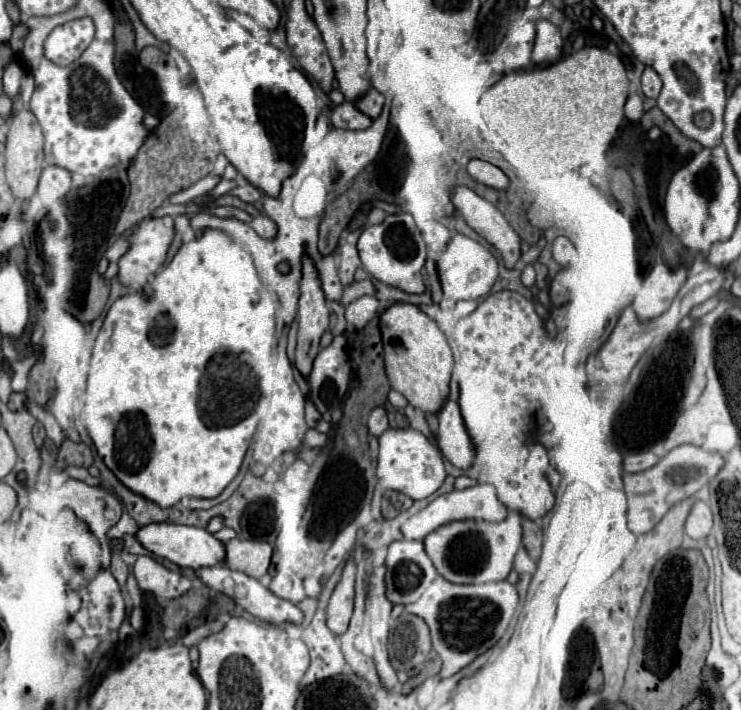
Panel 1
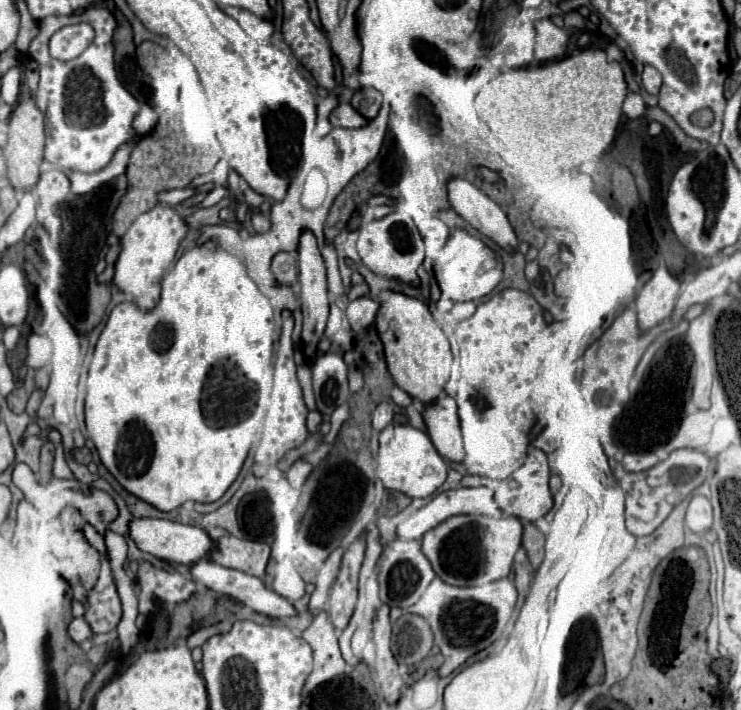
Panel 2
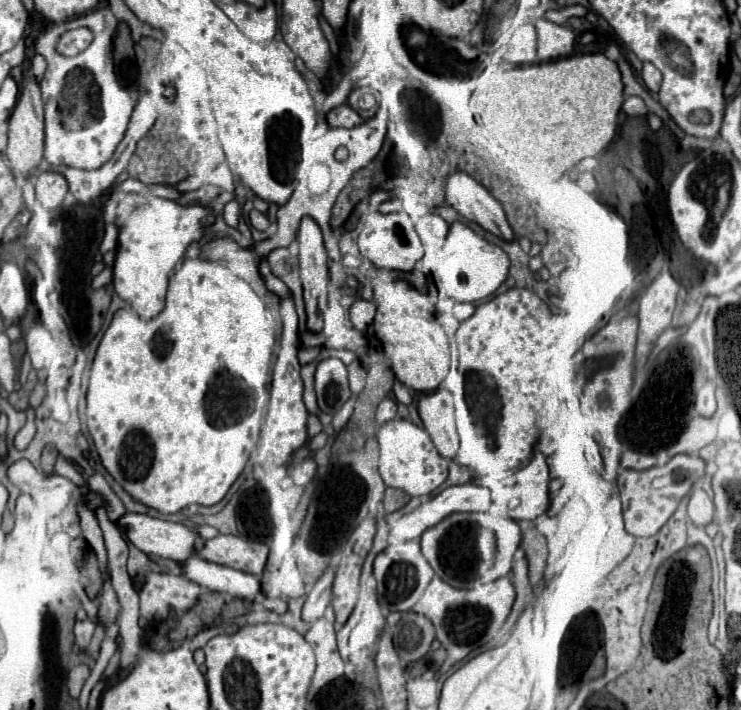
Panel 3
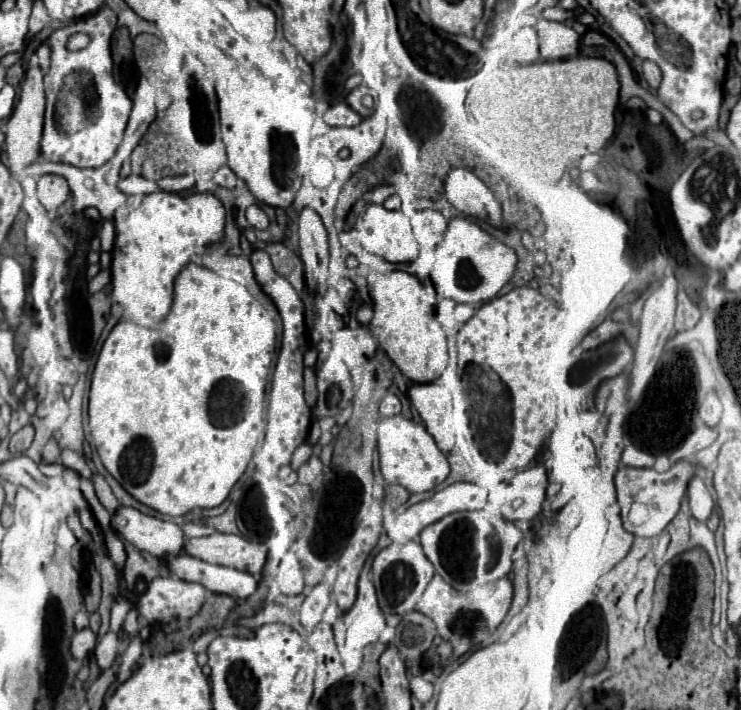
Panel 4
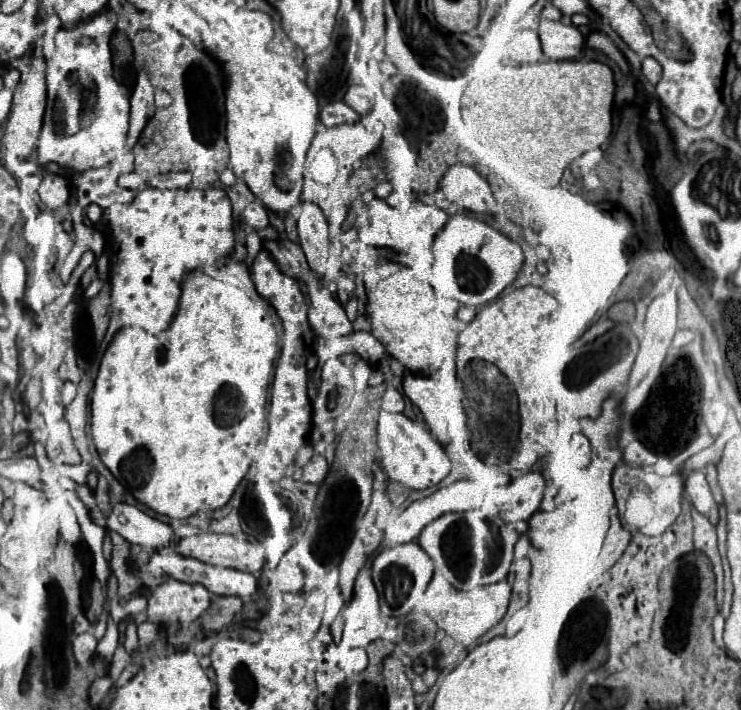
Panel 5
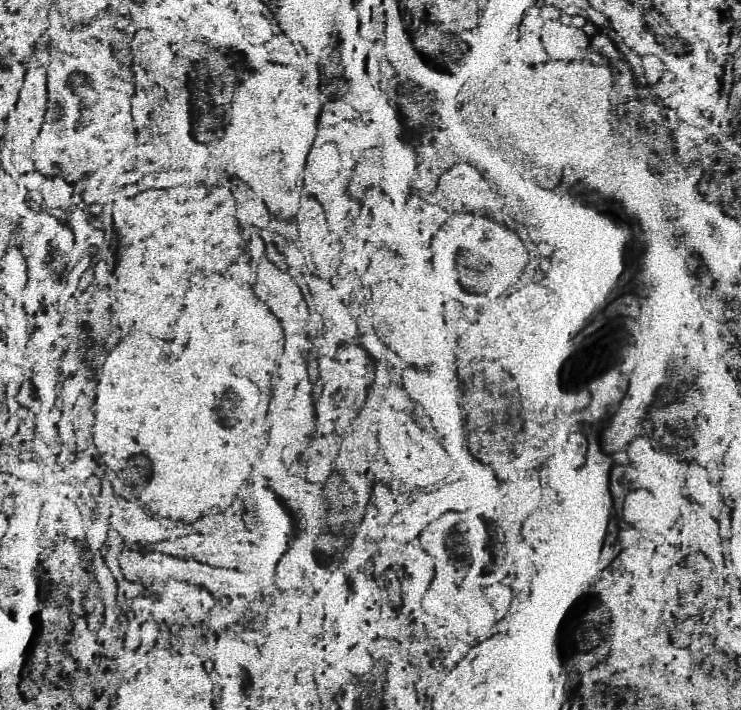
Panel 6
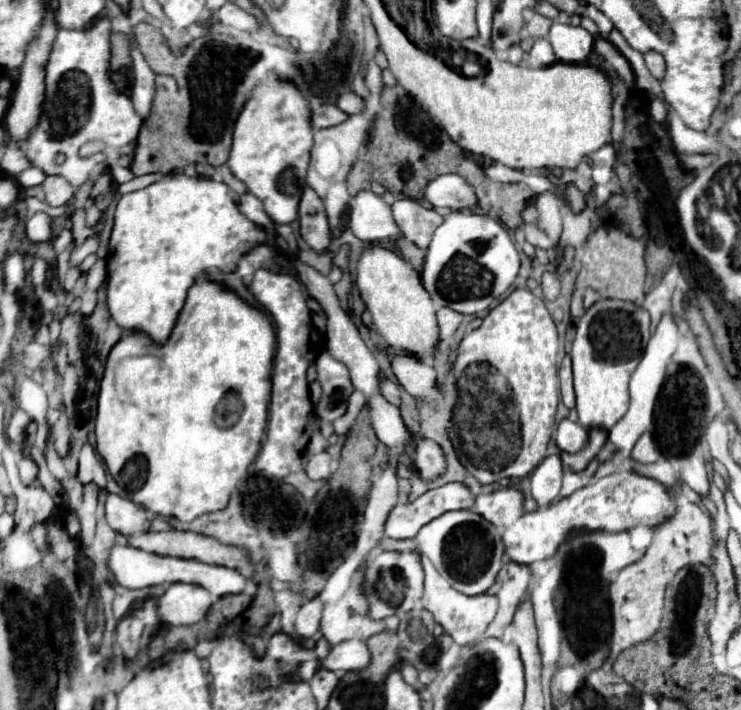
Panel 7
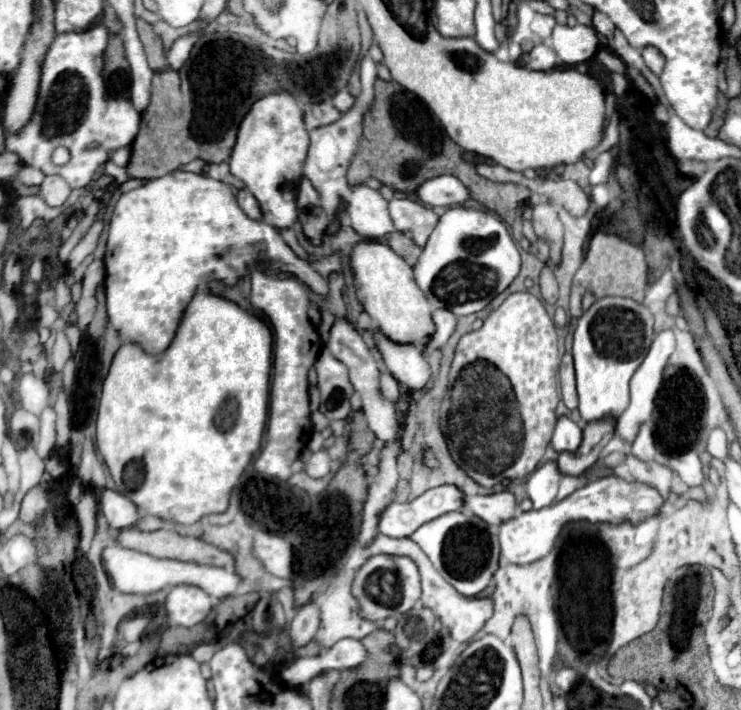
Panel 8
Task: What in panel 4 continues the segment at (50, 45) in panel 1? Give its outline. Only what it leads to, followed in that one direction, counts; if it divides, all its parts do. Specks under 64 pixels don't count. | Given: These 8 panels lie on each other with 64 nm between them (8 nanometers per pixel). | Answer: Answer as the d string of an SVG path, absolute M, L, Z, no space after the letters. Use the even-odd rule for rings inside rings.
M78 32L78 34L72 34L72 36L68 38L66 48L68 48L68 50L82 50L82 48L88 46L88 42L90 42L90 36L84 34L84 32Z

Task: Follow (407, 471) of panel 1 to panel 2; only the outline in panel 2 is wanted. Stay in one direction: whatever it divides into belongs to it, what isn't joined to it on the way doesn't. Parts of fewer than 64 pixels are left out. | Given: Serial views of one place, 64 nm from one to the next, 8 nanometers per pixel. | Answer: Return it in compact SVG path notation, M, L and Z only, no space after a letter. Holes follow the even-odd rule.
M386 426L380 432L380 450L378 450L378 478L388 490L402 492L410 498L428 498L432 496L446 480L448 466L444 458L434 448L428 434L420 432L414 426Z

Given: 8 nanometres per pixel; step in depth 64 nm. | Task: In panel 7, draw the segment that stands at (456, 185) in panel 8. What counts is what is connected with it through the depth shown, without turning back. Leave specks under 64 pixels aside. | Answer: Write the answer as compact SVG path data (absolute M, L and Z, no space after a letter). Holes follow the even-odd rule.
M442 174L426 186L426 198L432 206L446 208L470 208L476 206L476 194L472 186L458 174ZM444 184L444 188L440 188Z

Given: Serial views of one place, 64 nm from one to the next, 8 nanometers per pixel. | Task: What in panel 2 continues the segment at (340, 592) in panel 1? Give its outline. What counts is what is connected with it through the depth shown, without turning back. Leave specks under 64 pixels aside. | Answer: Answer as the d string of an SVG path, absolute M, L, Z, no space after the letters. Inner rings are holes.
M358 538L352 542L342 558L340 574L330 590L328 598L328 614L330 622L336 630L344 630L352 618L356 604L356 586L358 586L358 570L364 558L364 540Z

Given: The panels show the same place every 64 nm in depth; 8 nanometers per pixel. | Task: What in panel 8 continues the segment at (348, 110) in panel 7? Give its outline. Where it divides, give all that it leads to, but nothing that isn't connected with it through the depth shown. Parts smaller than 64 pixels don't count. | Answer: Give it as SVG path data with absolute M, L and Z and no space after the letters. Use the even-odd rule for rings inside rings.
M340 90L336 92L336 96L332 98L332 104L340 110L340 112L348 112L354 106L354 96L348 90Z

